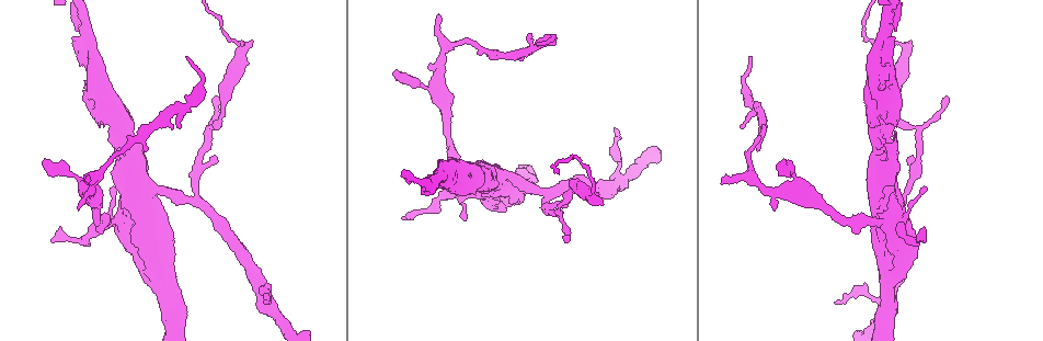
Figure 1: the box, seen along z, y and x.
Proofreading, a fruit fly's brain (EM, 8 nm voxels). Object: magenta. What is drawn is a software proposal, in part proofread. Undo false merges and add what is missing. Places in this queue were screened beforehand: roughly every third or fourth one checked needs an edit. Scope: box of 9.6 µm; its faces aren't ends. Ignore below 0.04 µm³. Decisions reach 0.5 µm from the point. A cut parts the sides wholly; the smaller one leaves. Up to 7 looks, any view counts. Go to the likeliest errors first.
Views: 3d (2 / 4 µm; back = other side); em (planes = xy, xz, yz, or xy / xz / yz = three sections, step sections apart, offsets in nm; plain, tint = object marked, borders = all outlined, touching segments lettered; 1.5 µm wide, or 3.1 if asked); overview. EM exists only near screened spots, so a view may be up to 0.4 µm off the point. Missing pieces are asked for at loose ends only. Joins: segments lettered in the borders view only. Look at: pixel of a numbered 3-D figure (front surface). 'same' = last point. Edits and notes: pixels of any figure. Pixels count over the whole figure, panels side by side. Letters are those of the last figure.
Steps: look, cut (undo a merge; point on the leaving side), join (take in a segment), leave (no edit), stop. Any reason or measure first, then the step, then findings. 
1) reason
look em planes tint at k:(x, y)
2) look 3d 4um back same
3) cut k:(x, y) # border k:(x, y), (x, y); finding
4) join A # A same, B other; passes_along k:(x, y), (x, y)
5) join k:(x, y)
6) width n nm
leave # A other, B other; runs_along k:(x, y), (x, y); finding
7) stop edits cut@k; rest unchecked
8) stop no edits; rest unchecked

free end
look em planes borders at 1:(529, 37)

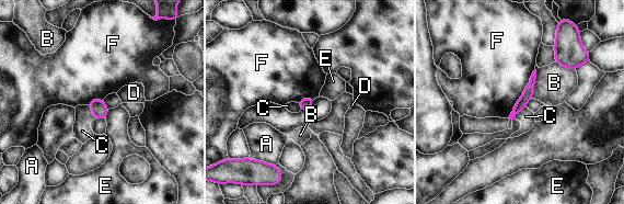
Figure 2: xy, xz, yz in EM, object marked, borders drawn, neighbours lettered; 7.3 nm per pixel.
leave # A other, B other, C other, D other, E other, F other; runs_along 2:(532, 80), (528, 94), (516, 110); no lettered segment goes on from it

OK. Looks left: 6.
abrupt turn
look 3d 4um at 1:(548, 193)

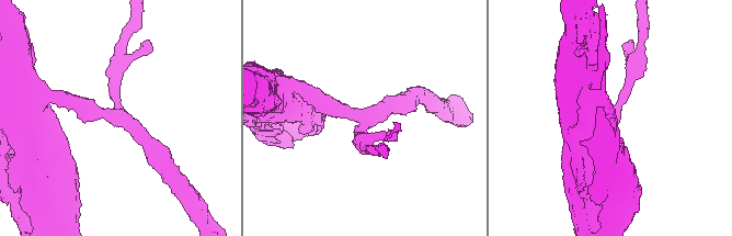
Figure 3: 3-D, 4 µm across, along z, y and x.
arms 3; arm_widths 220, 240, 280 nm
look em xy step 8 borders at 3:(365, 117)

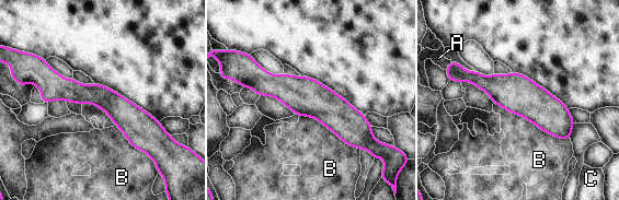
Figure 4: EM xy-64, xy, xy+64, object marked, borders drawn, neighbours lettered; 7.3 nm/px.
another direction
look em planes borders same

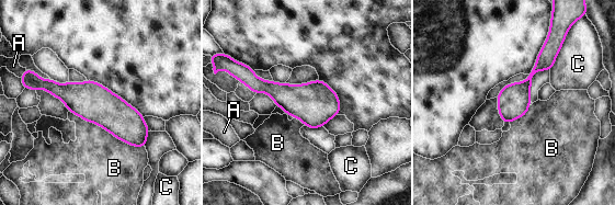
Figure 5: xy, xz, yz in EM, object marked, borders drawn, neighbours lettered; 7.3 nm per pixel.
width 240 nm
leave # A other, B other, C other; border 5:(68, 111), (145, 148); continuous, no second cell

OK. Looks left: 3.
sharp bend
look em planes tint at 1:(863, 33)

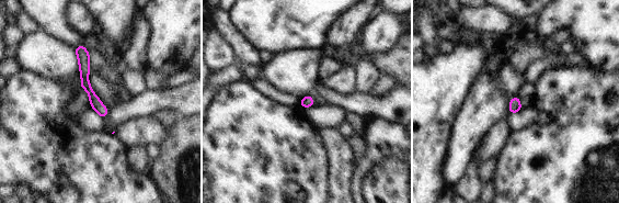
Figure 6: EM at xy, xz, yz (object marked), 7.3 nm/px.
look em planes borders same

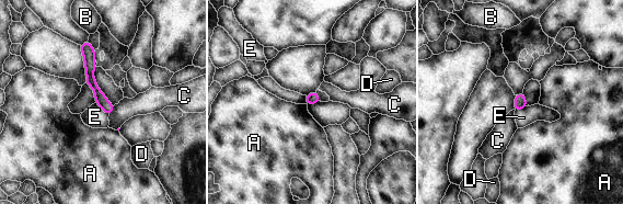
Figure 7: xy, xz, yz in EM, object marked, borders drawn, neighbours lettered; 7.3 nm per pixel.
width 90 nm
leave # A other, B other, C other, D other, E other; border 7:(95, 102), (108, 115); continuous, no second cell

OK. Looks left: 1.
stop no edits; rest unchecked

